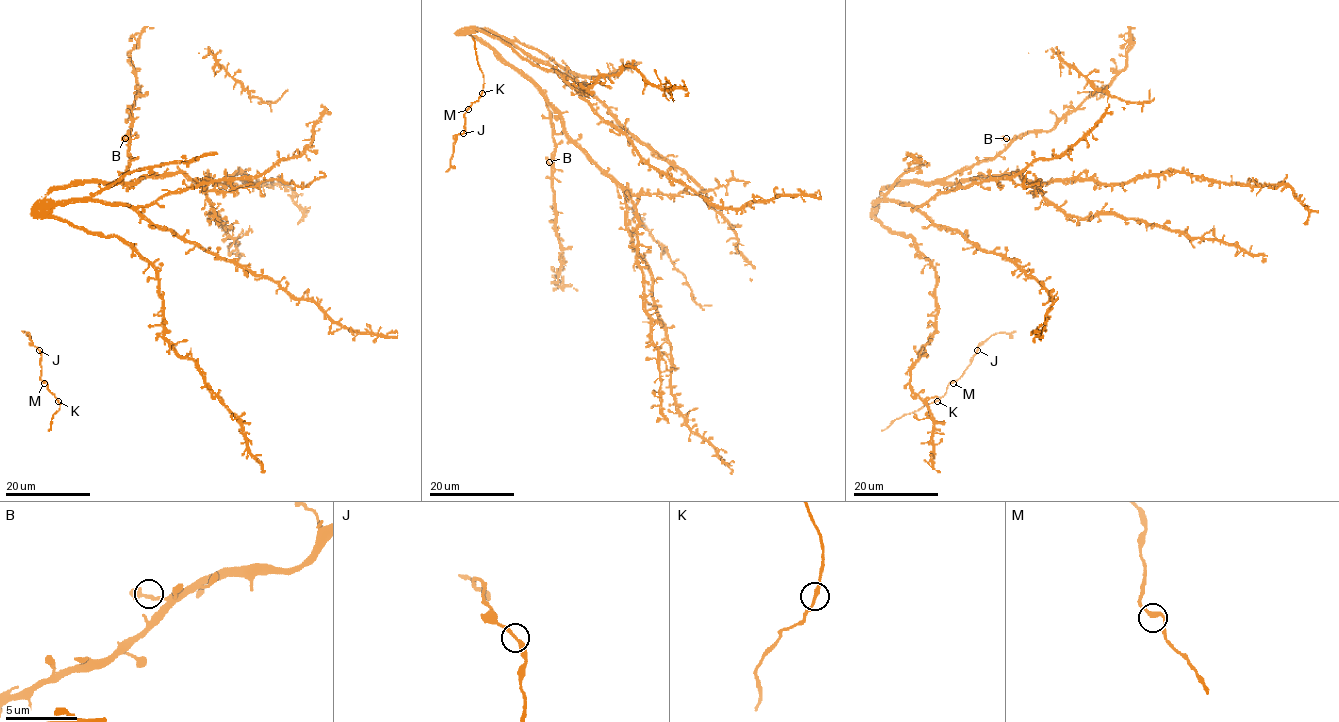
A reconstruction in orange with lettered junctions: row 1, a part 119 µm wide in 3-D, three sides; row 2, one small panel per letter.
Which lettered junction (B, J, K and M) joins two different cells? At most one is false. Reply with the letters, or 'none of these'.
none of these

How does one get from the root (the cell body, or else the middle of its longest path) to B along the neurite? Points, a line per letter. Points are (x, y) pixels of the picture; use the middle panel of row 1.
B: (507, 42), (483, 30), (469, 34), (487, 43), (541, 93), (549, 110), (555, 144), (553, 166), (549, 162)

